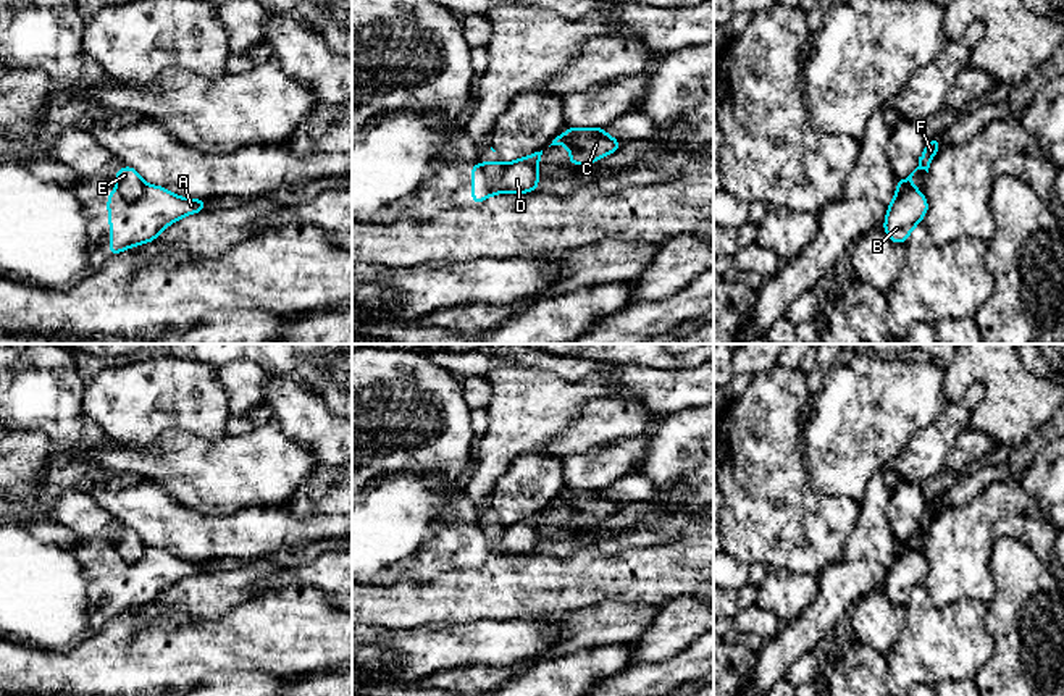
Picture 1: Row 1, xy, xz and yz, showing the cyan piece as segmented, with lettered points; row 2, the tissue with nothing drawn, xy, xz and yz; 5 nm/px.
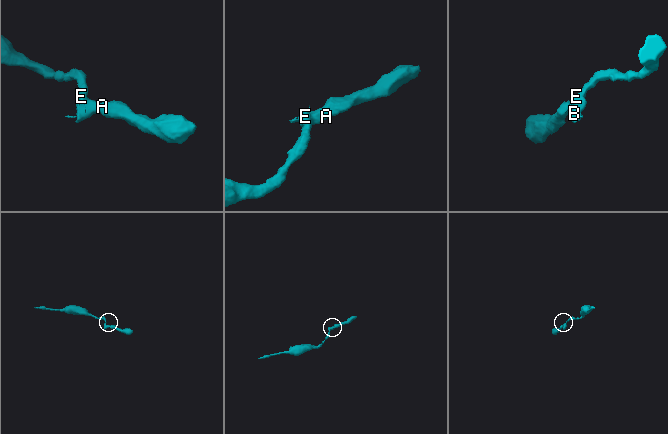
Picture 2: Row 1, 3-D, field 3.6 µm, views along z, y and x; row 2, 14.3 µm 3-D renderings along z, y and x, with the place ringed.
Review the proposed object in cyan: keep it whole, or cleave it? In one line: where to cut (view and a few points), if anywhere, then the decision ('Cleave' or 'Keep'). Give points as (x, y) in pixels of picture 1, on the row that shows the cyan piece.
Split along xy (146, 184), (144, 191), (133, 201), (126, 201), (117, 189). Cleave

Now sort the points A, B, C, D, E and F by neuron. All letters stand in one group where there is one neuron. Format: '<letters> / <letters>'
A B C D / E F

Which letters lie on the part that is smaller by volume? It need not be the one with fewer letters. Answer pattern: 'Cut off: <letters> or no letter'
Cut off: A, B, C, D

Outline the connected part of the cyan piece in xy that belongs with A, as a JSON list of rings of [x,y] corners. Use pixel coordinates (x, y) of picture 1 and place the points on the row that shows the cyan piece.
[[[145,184],[142,195],[134,202],[124,200],[119,191],[113,189],[107,202],[110,257],[129,247],[155,241],[165,228],[182,216],[207,212],[203,199],[184,199],[153,184]]]

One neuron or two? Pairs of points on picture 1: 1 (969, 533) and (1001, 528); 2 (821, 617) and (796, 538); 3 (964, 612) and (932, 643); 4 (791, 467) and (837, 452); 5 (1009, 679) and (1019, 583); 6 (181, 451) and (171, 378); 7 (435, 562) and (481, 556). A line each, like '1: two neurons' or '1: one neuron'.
1: two neurons
2: two neurons
3: one neuron
4: two neurons
5: one neuron
6: two neurons
7: one neuron

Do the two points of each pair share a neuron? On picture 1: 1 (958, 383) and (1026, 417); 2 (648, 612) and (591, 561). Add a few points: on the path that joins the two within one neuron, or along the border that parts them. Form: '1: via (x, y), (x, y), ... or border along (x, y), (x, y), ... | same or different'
1: via (974, 377), (985, 377), (1009, 401) | same
2: border along (598, 603), (638, 601), (662, 606) | different

